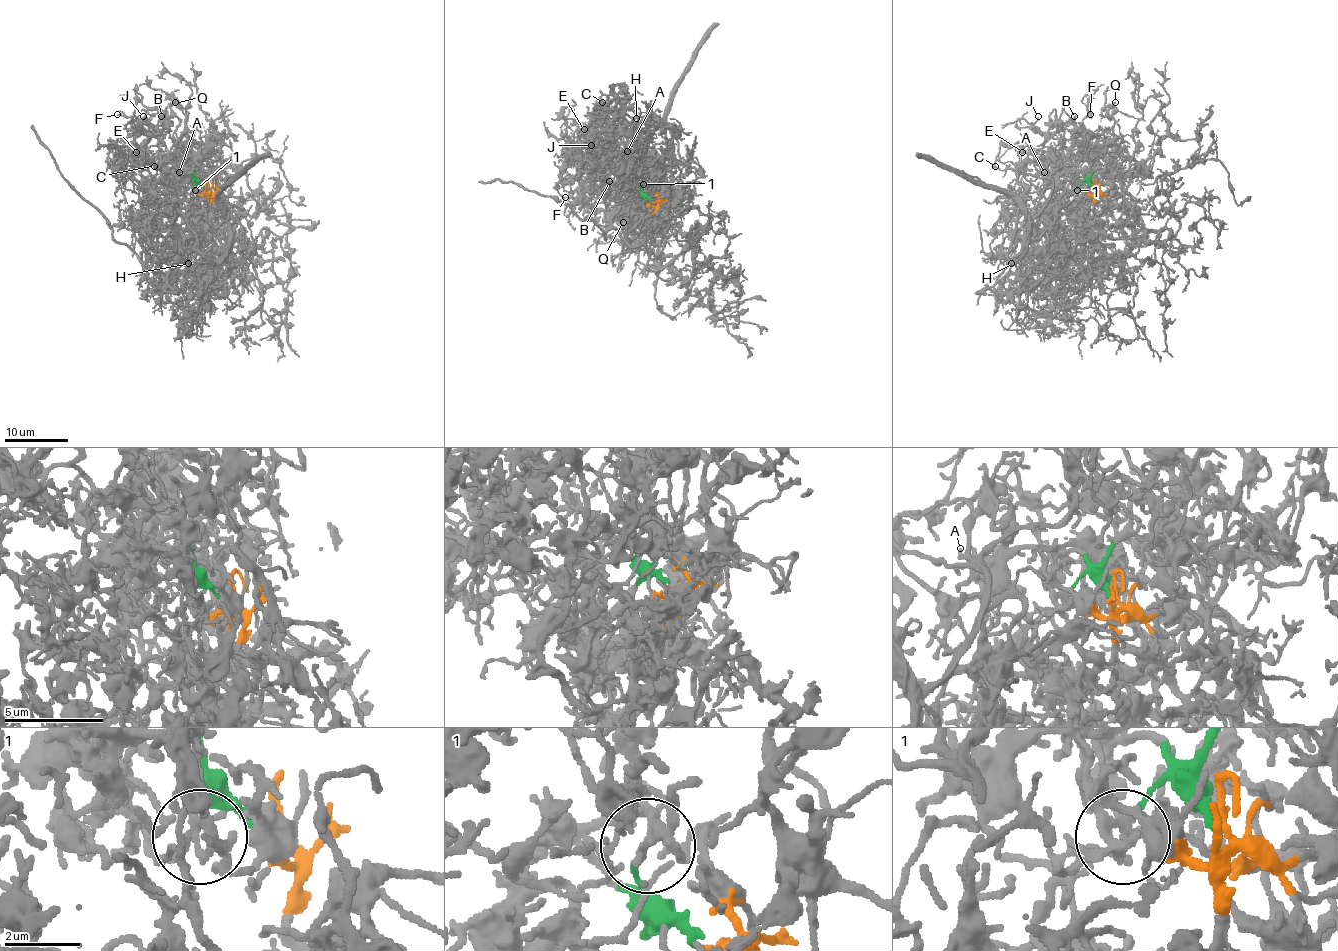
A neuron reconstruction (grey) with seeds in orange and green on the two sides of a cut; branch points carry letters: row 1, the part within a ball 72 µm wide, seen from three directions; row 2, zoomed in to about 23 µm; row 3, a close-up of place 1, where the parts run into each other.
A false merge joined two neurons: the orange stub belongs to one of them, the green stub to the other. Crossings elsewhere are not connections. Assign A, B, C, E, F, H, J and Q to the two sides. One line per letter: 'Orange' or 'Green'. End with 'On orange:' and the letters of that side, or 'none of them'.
A: Orange
B: Orange
C: Orange
E: Orange
F: Green
H: Orange
J: Orange
Q: Green
On orange: A, B, C, E, H, J

